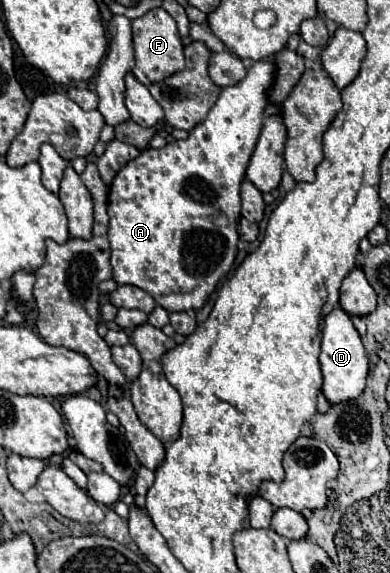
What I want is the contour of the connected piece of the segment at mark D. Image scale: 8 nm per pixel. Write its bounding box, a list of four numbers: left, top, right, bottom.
[320,307,368,403]

